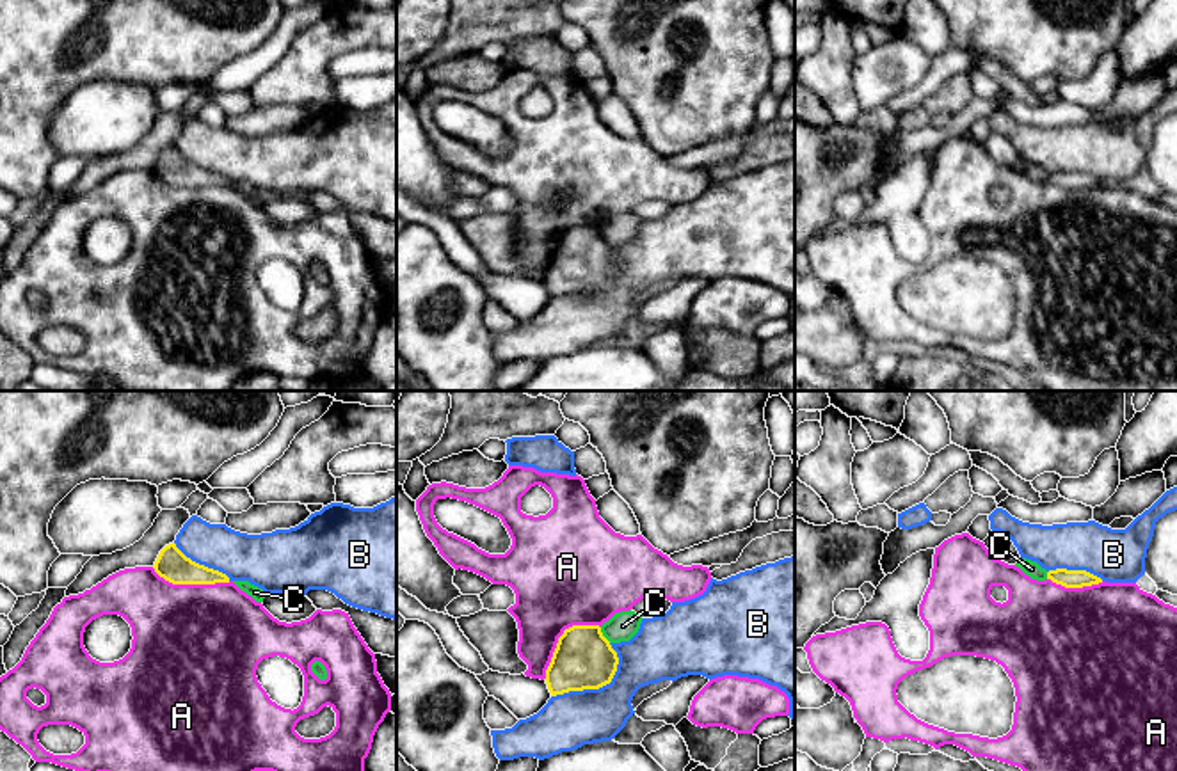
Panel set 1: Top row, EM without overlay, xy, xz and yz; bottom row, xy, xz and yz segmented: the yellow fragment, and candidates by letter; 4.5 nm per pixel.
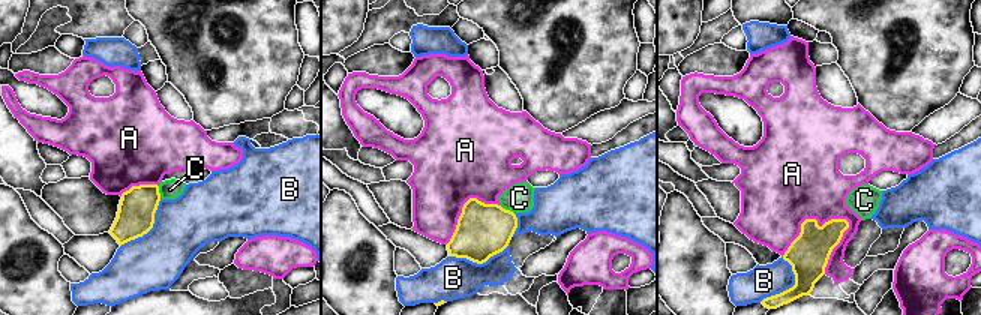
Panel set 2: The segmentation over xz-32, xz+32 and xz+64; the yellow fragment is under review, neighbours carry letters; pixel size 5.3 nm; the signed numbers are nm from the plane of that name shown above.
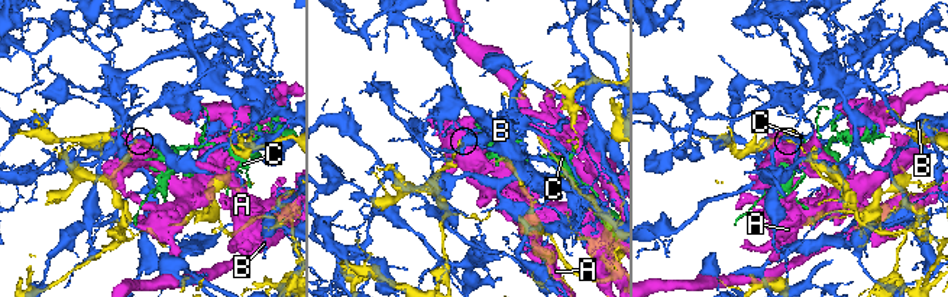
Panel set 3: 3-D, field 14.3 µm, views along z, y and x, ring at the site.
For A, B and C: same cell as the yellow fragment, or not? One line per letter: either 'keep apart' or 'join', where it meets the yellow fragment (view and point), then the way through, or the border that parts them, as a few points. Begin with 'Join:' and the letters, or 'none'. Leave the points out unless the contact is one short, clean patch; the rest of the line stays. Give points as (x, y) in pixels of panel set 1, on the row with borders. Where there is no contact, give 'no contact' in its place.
Join: none
A: keep apart | xz (559, 638)
B: keep apart | xz (598, 688)
C: keep apart | xz (601, 635) | along xz (600, 627), (610, 642)

